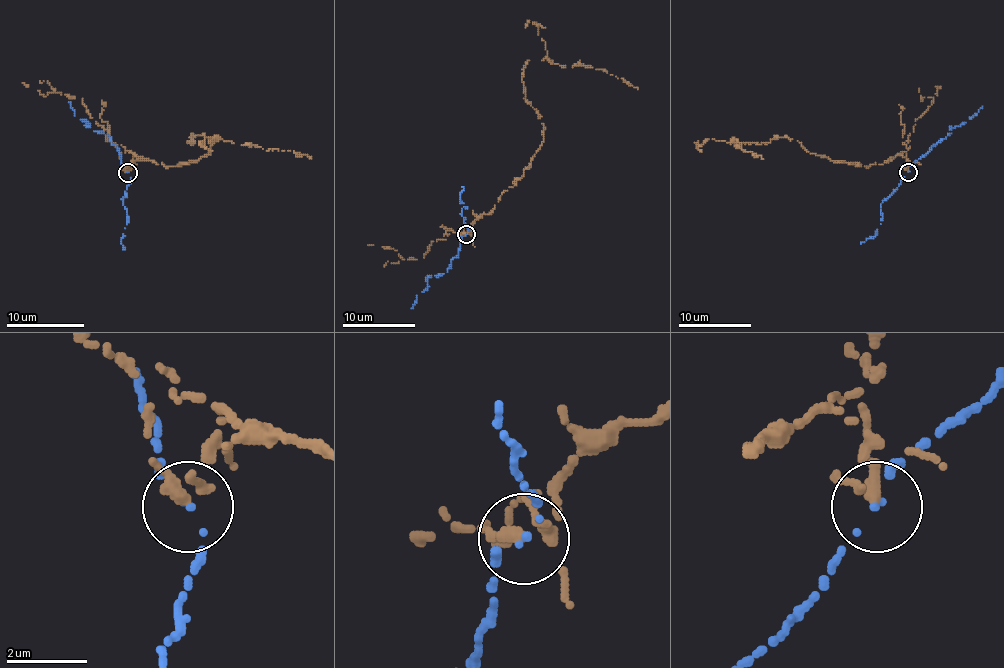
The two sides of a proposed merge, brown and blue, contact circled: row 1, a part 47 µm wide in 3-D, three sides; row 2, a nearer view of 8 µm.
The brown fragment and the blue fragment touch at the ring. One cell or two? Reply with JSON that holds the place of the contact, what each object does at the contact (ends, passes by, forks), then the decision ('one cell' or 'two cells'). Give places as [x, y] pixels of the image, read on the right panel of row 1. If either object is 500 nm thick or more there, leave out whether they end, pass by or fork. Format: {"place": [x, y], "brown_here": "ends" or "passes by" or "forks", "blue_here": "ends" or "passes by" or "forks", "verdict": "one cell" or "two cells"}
{"place": [908, 172], "brown_here": "passes by", "blue_here": "passes by", "verdict": "two cells"}

